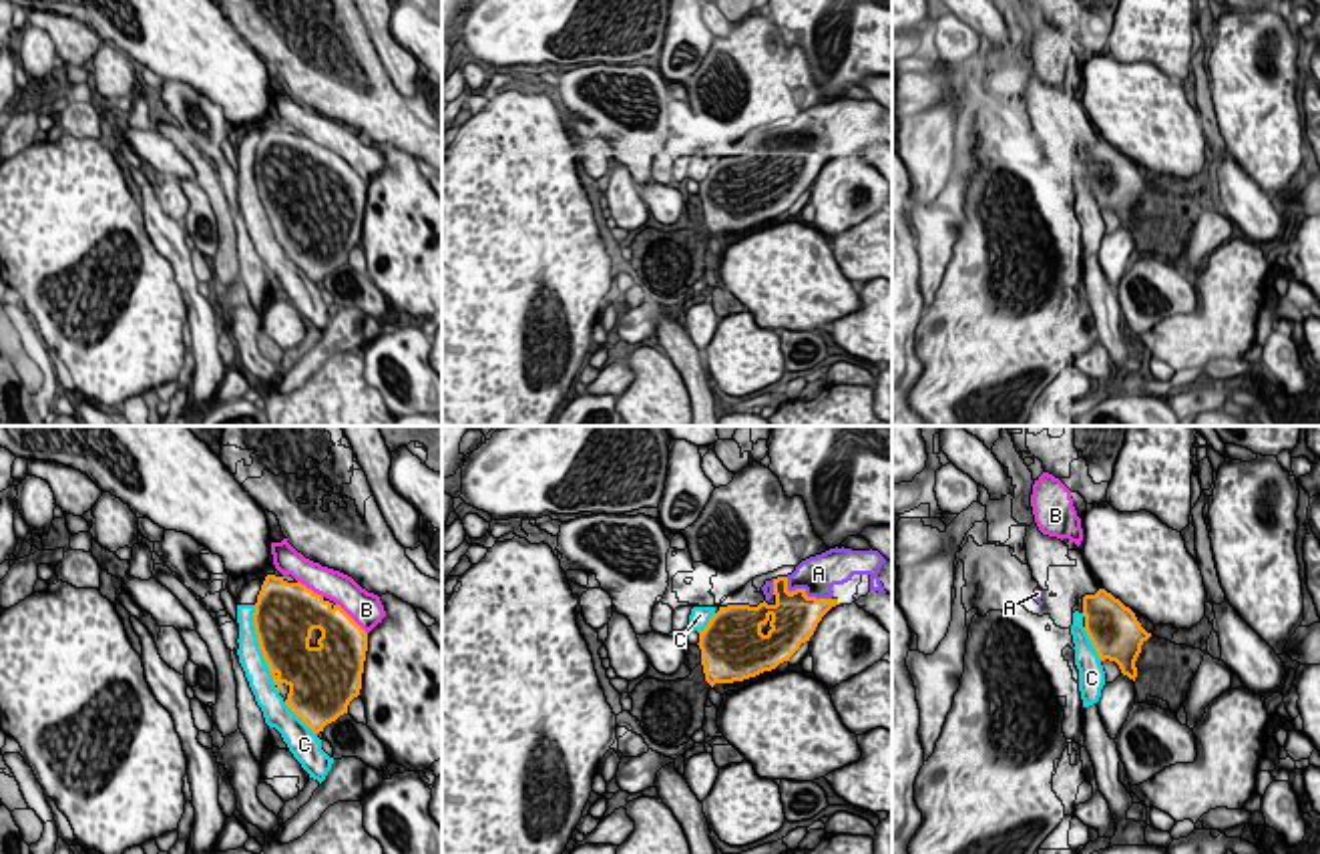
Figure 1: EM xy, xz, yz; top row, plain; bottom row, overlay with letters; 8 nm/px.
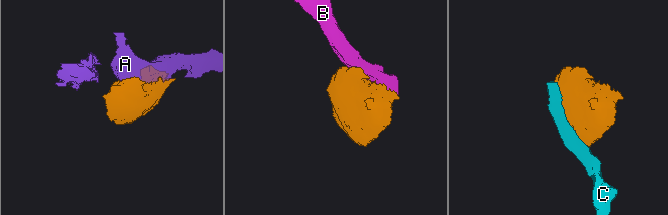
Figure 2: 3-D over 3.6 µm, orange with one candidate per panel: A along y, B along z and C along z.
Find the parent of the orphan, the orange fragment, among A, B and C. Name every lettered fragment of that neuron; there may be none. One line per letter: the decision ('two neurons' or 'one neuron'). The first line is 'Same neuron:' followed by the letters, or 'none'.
Same neuron: A
A: one neuron
B: two neurons
C: two neurons

